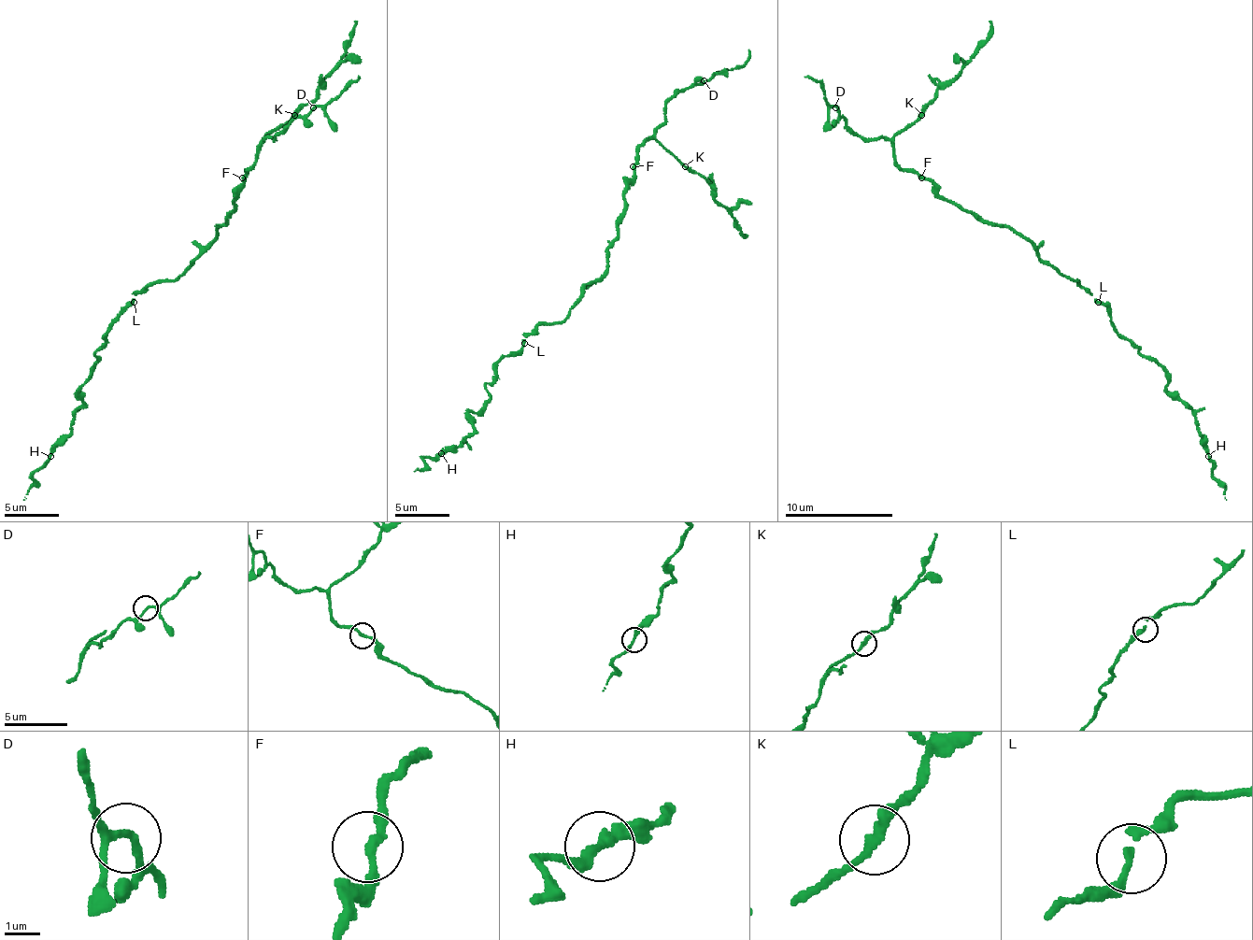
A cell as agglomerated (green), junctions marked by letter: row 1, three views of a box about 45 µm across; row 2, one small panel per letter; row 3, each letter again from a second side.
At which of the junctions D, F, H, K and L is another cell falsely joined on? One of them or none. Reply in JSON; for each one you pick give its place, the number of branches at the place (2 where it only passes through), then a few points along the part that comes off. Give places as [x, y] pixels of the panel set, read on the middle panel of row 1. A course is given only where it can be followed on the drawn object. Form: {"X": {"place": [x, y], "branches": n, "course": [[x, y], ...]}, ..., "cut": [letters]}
{"cut": []}

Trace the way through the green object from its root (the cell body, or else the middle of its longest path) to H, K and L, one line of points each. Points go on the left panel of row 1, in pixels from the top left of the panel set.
H: (199, 253), (177, 277), (134, 294), (96, 354), (69, 435), (49, 457)
K: (199, 253), (215, 237), (215, 229), (234, 213), (236, 189), (253, 164), (259, 145), (293, 115)
L: (199, 253), (177, 277), (161, 283), (148, 283), (134, 294), (134, 302)

